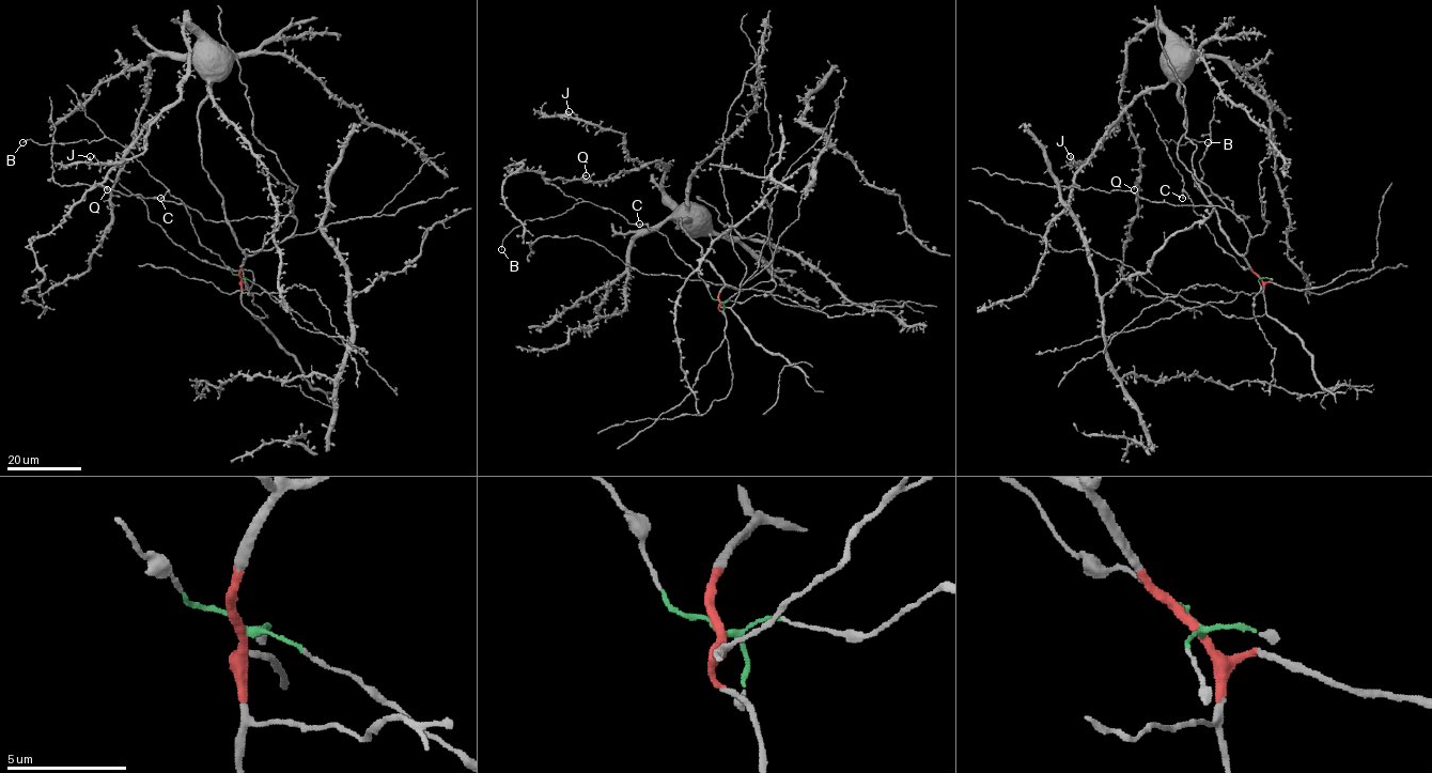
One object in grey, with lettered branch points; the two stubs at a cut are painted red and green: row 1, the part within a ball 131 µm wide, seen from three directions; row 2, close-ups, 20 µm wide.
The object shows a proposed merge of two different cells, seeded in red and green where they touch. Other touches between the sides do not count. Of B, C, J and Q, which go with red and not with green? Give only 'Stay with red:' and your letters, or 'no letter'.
Stay with red: J, Q

